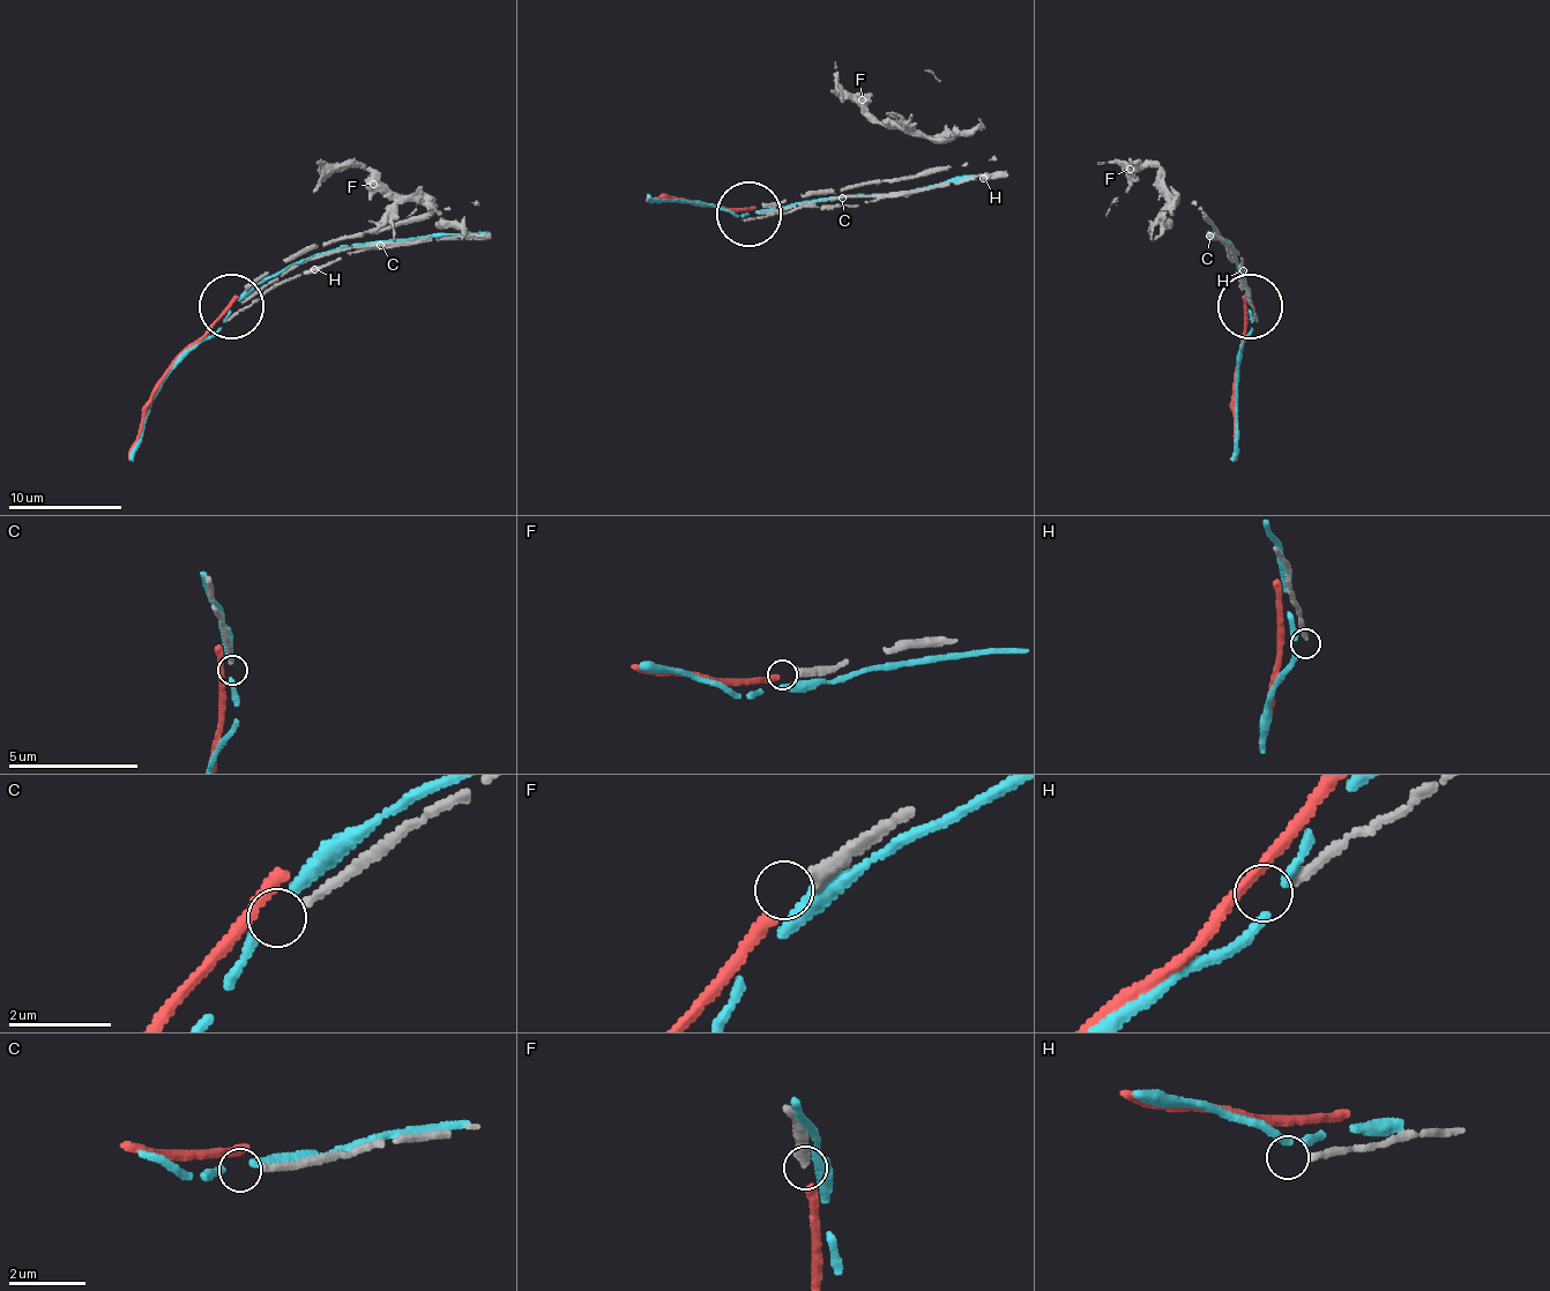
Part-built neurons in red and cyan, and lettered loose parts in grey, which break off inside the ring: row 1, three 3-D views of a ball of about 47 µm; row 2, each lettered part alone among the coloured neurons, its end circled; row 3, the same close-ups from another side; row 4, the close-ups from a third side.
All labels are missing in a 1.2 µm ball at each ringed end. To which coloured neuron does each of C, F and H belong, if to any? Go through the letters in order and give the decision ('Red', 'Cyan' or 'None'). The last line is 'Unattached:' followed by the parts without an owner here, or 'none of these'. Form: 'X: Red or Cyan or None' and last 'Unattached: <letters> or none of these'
C: None
F: Red
H: None
Unattached: C, H

